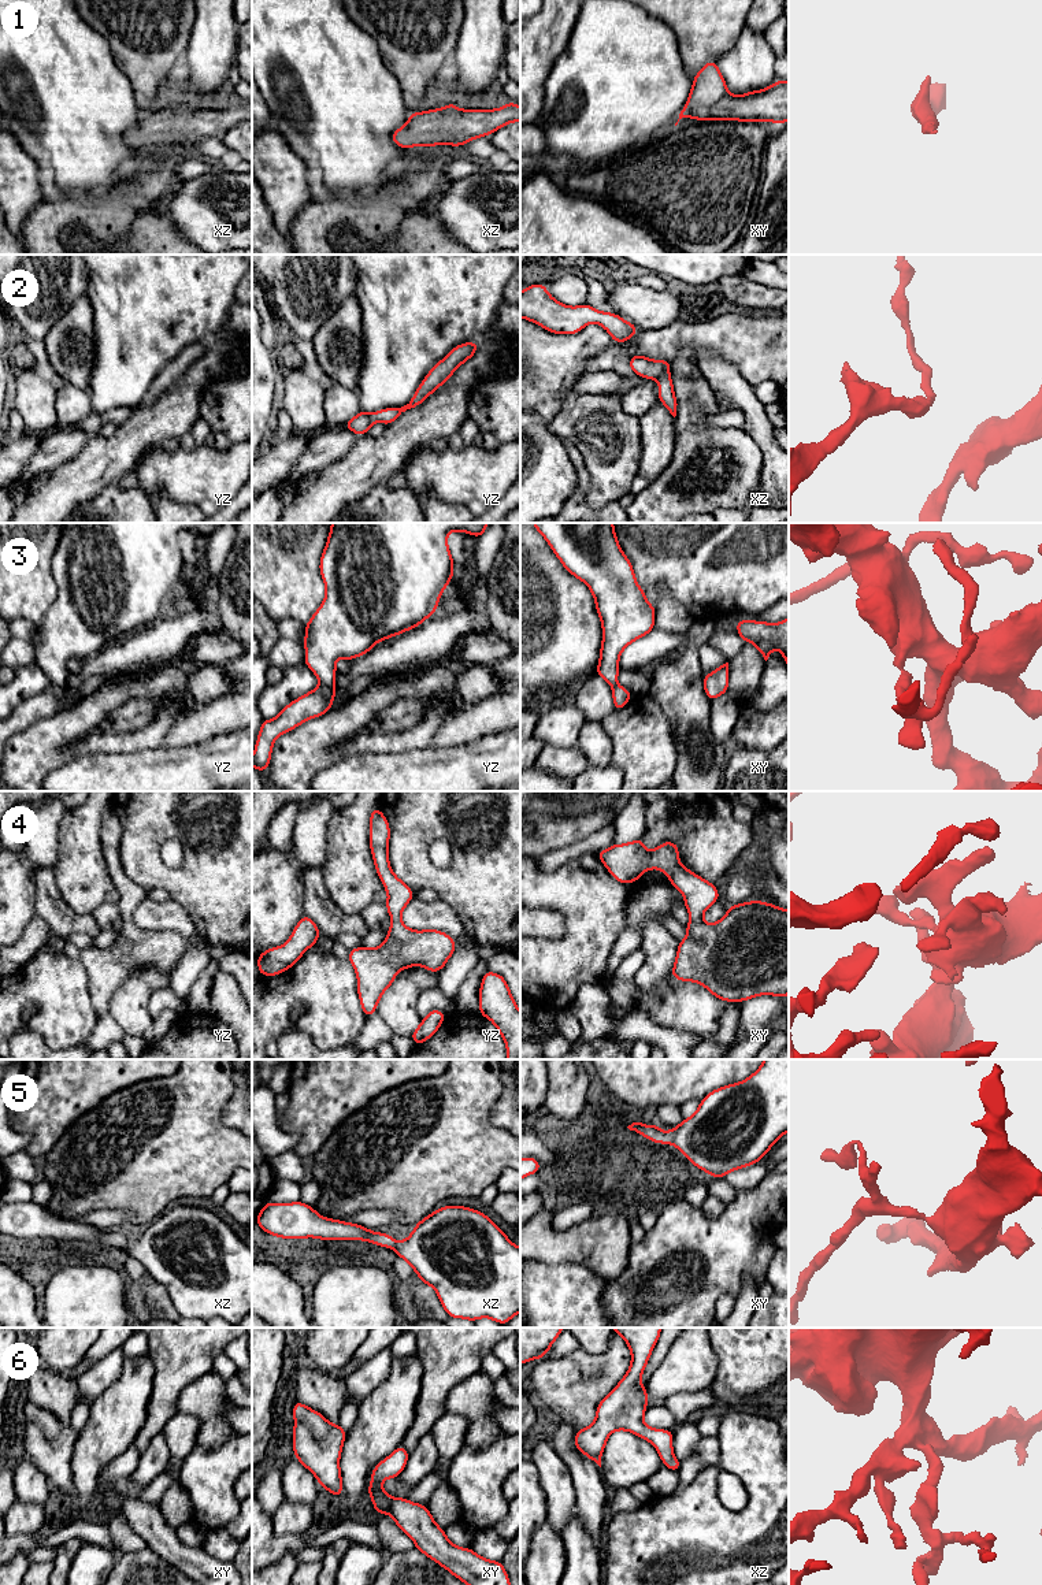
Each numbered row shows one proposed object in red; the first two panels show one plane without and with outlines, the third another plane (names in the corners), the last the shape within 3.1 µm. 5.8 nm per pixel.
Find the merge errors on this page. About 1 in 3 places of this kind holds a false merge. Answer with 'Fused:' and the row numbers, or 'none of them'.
Fused: 3

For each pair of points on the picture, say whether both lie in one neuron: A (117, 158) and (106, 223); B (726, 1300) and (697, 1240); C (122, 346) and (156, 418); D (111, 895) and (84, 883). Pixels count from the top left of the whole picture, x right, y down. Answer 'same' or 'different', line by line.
A: different
B: different
C: different
D: same

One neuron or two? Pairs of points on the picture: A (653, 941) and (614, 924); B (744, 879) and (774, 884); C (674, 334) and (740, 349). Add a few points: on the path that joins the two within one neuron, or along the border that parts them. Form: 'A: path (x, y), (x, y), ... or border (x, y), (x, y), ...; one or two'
A: border (627, 897), (625, 930), (608, 957); two
B: path (751, 884), (767, 884); one
C: path (690, 336), (723, 336); one

